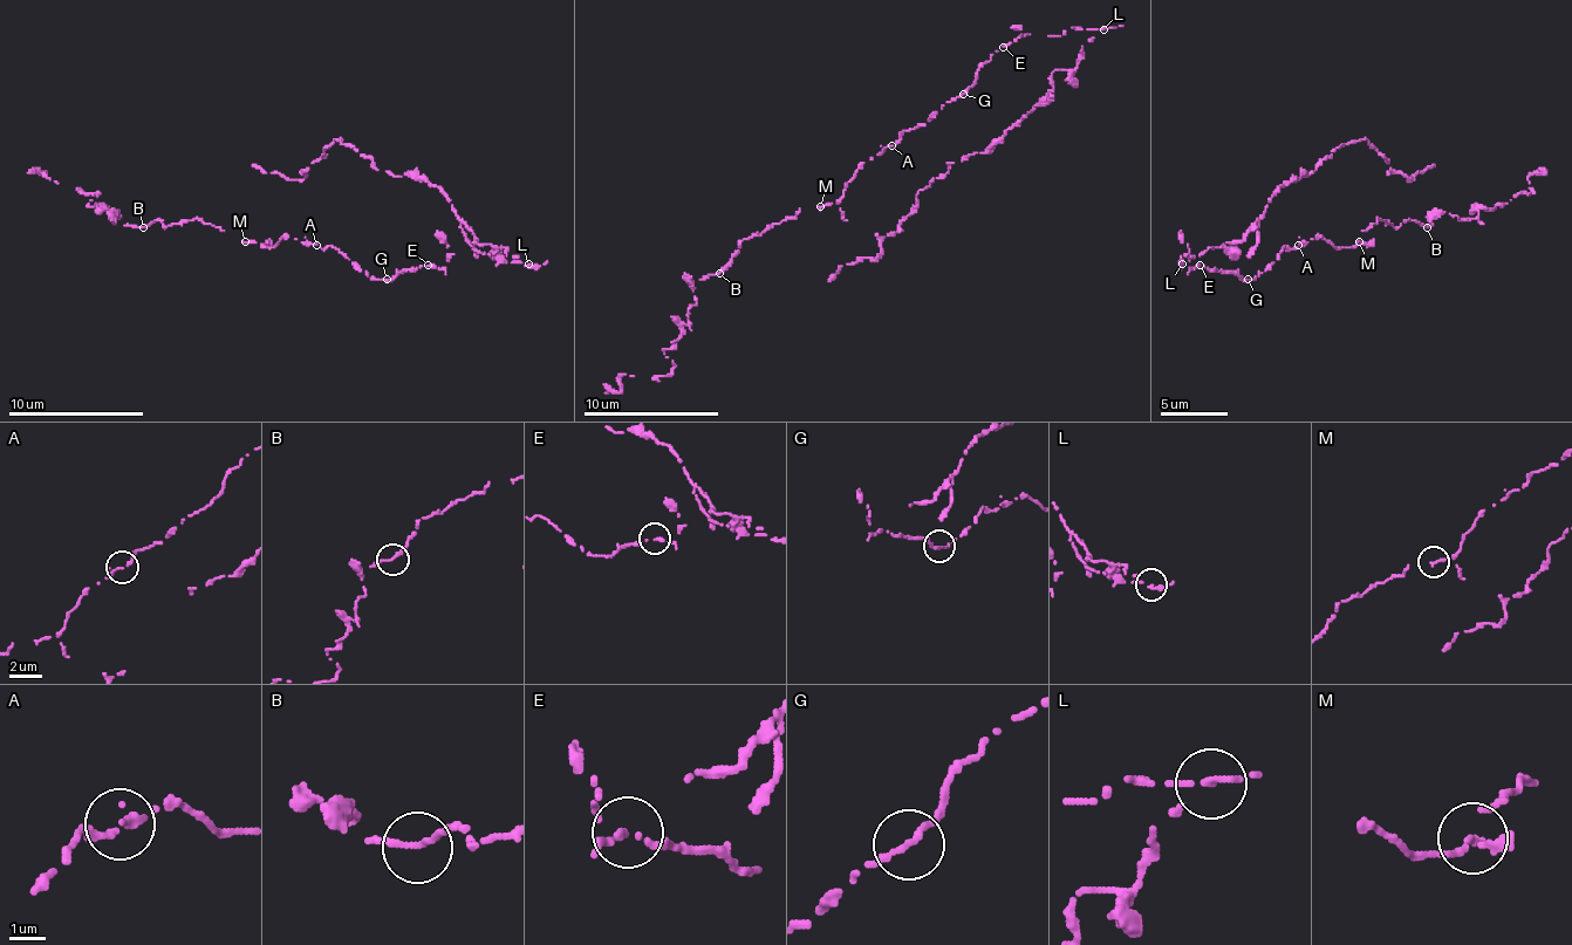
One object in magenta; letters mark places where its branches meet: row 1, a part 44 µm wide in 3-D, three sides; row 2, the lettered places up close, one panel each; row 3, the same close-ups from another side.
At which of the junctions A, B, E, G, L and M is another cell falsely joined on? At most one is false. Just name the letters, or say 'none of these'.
L

